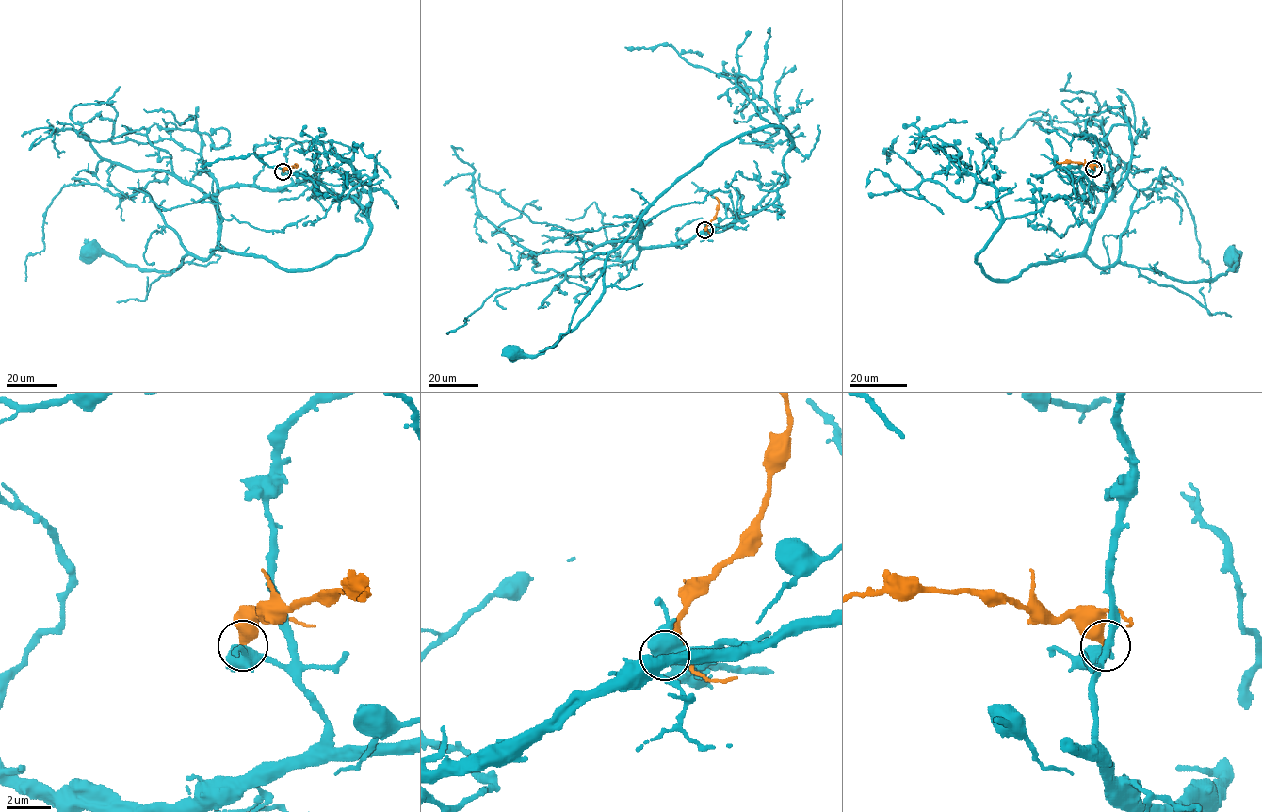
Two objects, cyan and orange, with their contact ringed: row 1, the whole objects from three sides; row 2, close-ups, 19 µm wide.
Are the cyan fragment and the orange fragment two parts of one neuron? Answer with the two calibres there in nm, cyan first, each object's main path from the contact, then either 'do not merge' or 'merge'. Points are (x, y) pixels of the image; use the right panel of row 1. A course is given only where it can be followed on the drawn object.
calibres 500 and 480 nm; course cyan (1094, 169), (1094, 186), (1113, 191), (1087, 247), (1094, 264), (1199, 282), (1224, 275), (1233, 259); course orange (1094, 169), (1080, 162), (1056, 161); do not merge

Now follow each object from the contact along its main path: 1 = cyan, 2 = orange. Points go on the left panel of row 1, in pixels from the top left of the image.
1: (283, 171), (292, 182), (275, 190), (219, 192), (206, 258), (156, 271), (89, 251)
2: (283, 171), (297, 166), (294, 165)

